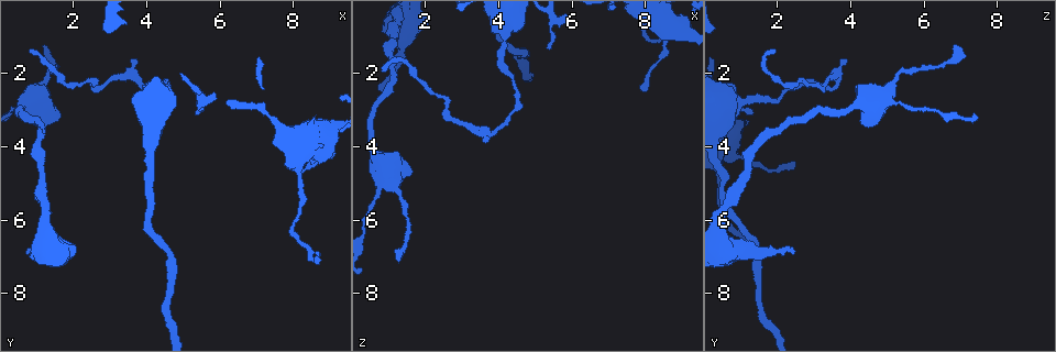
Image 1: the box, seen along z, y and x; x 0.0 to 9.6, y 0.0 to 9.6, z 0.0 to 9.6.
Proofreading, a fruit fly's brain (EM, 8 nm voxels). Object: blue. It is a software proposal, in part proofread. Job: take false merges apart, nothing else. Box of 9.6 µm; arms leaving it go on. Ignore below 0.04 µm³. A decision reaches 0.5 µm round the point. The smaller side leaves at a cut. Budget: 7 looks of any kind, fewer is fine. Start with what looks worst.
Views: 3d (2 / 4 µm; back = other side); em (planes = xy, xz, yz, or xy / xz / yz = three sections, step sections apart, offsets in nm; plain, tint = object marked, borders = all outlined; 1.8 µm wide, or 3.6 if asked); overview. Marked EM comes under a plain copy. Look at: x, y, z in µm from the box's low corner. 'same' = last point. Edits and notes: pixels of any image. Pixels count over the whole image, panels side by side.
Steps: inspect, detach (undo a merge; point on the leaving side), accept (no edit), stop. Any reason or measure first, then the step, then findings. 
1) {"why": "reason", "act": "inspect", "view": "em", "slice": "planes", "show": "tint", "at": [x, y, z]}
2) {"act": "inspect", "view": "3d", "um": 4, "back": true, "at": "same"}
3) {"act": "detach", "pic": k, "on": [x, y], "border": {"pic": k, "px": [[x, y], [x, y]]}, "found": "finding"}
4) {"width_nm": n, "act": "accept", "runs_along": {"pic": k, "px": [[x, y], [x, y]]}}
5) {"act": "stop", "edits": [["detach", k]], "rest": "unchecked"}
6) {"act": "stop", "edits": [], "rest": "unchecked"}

{"why": "thick turns thin", "act": "inspect", "view": "em", "um": 3.6, "slice": "planes", "show": "tint", "at": [0.80, 2.80, 5.05]}

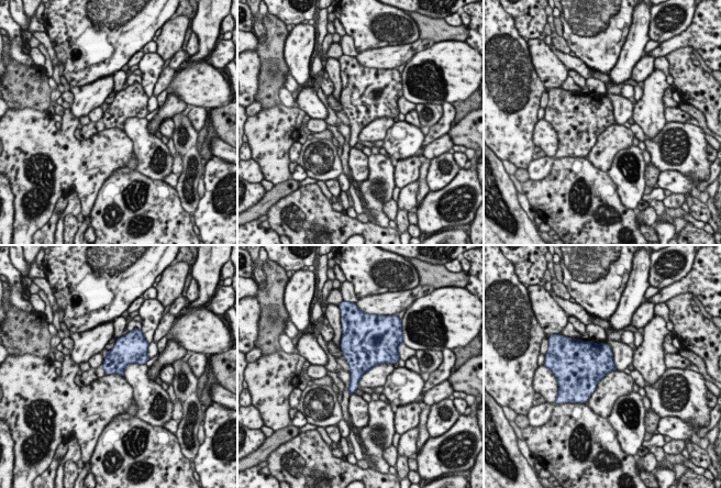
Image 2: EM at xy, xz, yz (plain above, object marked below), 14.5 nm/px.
{"act": "accept", "found": "one neuron here"}

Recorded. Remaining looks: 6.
{"why": "sharp bend", "act": "inspect", "view": "em", "slice": "planes", "show": "borders", "at": [8.40, 6.75, 1.10]}

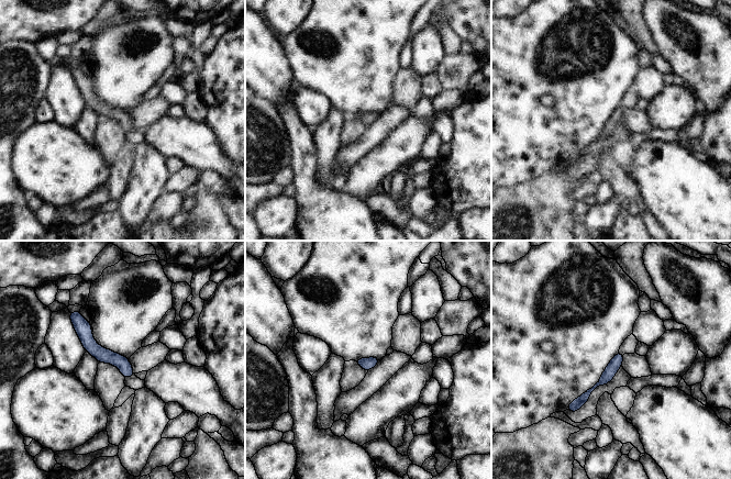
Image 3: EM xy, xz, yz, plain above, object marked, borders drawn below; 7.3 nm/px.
{"act": "accept", "runs_along": {"pic": 3, "px": [[78, 315], [86, 338], [131, 372]]}, "found": "all the same neuron"}

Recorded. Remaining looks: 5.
{"why": "sharp bend", "act": "inspect", "view": "3d", "um": 4, "at": [2.60, 2.40, 3.20]}

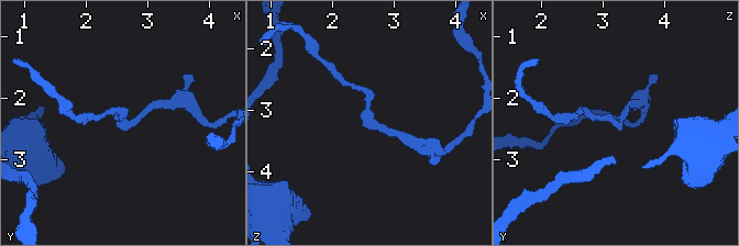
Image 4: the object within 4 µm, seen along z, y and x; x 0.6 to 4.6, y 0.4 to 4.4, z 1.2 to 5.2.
{"why": "now the EM", "act": "inspect", "view": "em", "um": 3.6, "slice": "xz", "step": 16, "show": "tint", "at": [2.60, 2.40, 3.10]}

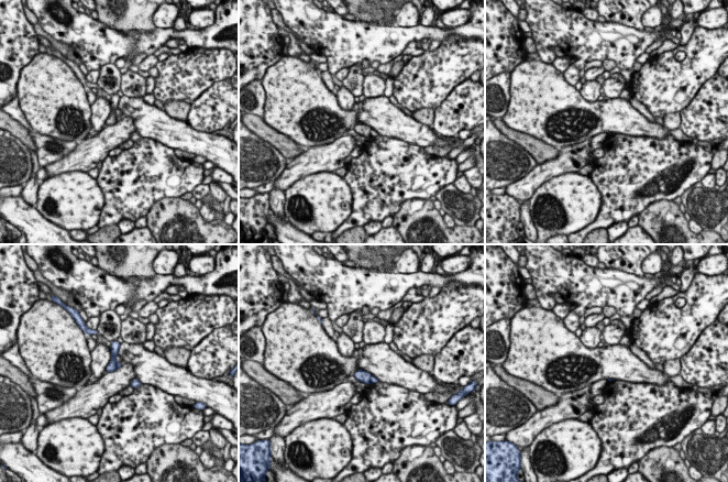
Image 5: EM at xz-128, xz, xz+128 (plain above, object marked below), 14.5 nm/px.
{"act": "inspect", "view": "em", "um": 3.6, "slice": "planes", "show": "borders", "at": "same"}

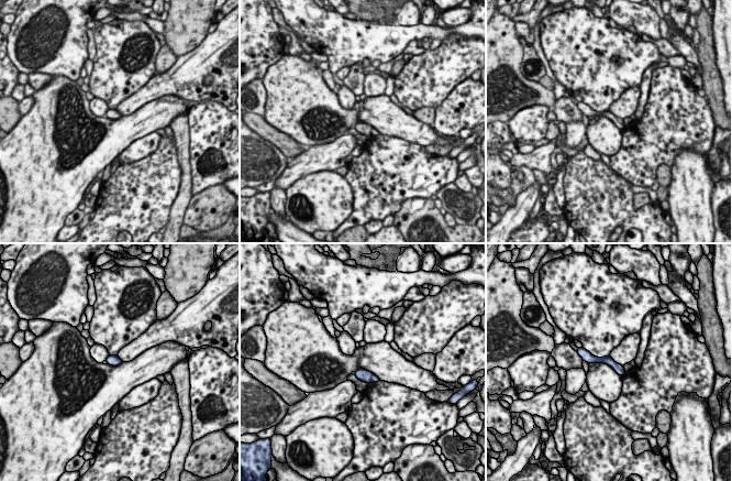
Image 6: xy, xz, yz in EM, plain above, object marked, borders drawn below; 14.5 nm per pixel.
{"act": "accept", "found": "one neuron here"}

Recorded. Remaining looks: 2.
{"act": "stop", "edits": [], "rest": "unchecked"}

